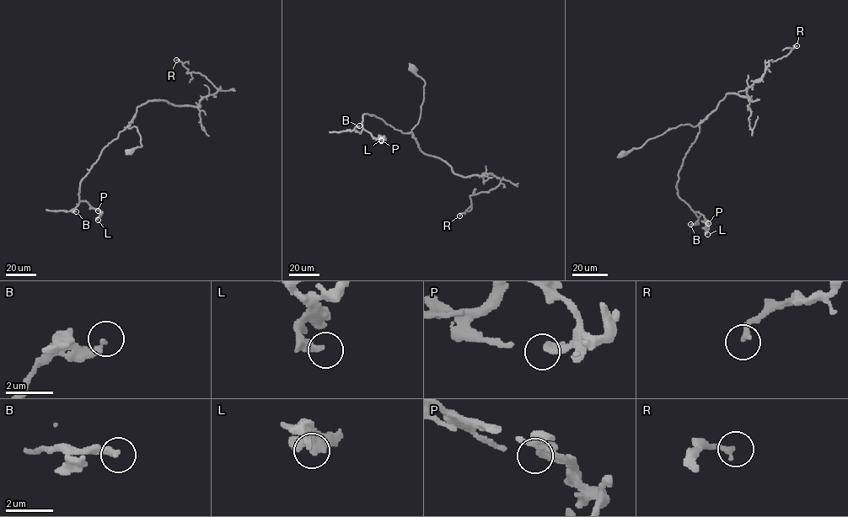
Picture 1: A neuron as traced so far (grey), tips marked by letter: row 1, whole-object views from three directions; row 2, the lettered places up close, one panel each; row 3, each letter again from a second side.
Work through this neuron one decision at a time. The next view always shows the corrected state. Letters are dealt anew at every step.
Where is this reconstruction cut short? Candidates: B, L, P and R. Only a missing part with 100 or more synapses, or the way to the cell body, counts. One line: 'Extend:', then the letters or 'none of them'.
Extend: none of them

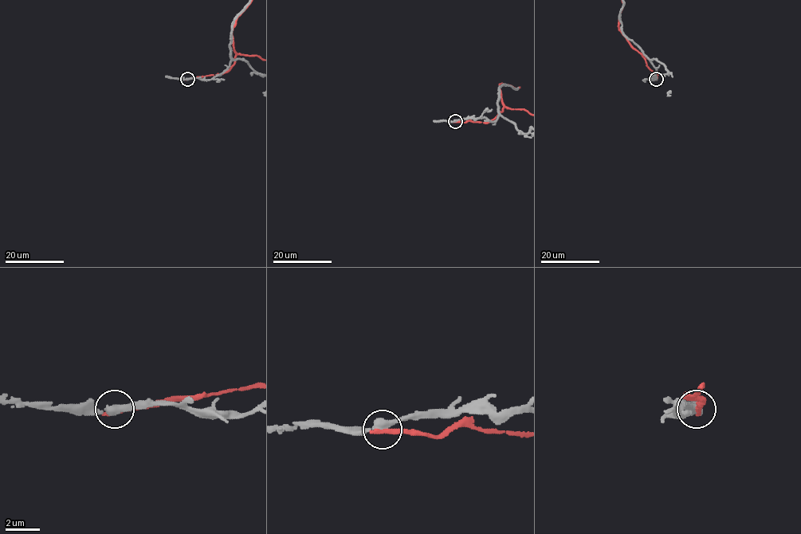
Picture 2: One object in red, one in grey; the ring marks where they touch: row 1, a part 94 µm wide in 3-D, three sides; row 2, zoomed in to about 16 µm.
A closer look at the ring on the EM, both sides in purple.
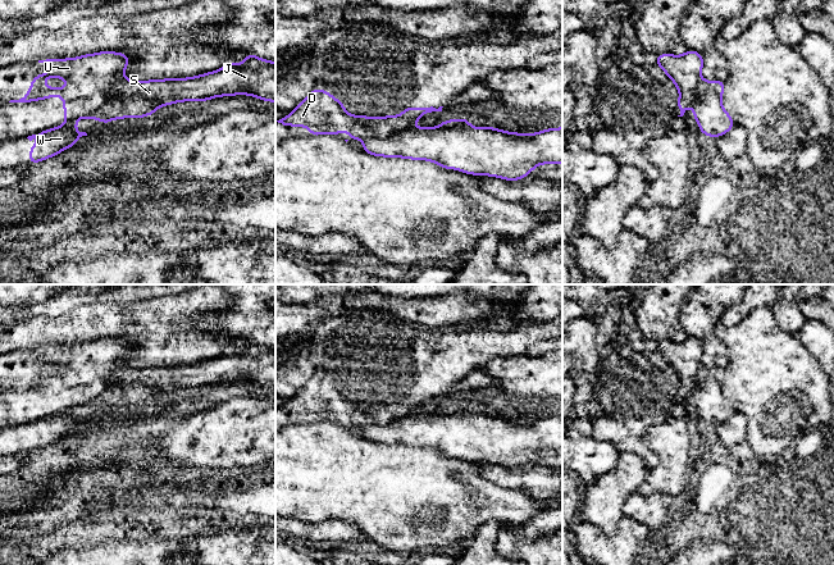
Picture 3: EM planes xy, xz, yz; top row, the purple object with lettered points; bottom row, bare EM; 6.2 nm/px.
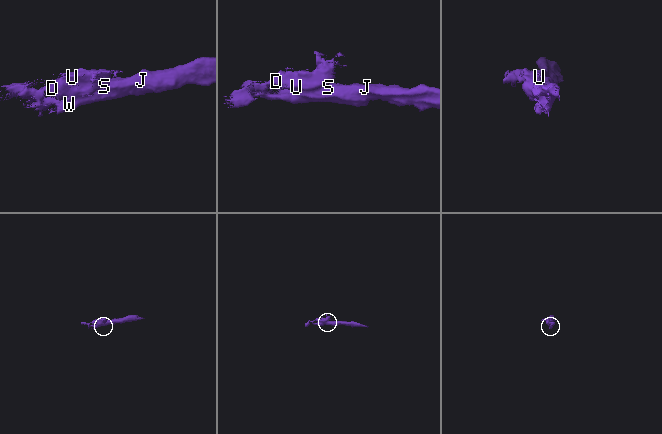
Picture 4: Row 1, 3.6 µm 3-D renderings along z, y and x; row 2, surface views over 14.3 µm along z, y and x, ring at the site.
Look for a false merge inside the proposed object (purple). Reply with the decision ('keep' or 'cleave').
cleave

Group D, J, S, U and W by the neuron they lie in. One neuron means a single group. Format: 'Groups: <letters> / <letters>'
Groups: D U / J S W

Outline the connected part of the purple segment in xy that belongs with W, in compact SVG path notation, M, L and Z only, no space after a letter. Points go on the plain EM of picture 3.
M77 406L68 407L59 414L42 418L37 422L28 423L32 428L38 424L40 428L29 434L29 452L37 448L44 448L51 443L56 443L63 437L76 432L77 427L82 423L87 423L86 419L77 419Z

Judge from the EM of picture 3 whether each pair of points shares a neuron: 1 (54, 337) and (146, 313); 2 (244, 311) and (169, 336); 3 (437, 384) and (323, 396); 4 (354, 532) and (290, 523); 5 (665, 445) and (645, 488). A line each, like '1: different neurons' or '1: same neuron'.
1: same neuron
2: different neurons
3: same neuron
4: same neuron
5: same neuron

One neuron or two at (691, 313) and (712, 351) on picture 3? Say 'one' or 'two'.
one

